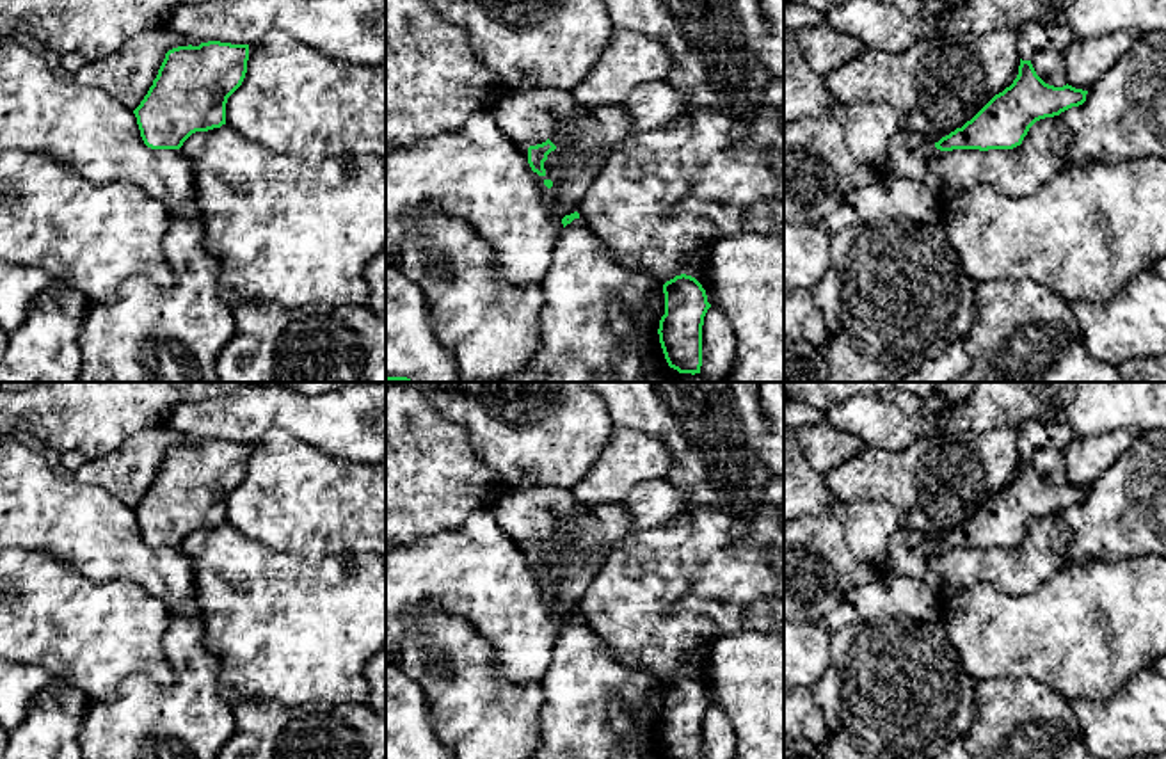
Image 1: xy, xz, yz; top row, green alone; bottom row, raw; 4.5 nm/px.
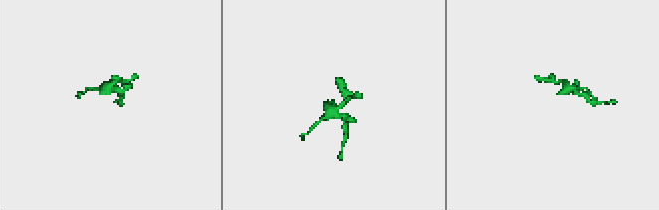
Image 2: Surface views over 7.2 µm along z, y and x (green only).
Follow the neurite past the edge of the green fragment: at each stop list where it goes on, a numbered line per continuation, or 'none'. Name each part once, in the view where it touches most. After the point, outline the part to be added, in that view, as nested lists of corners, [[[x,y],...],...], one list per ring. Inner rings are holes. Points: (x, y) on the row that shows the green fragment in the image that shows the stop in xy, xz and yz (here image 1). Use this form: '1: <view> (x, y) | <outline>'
1: xz (528, 116) | [[[553,87],[510,91],[492,114],[507,135],[528,148],[546,142],[560,123],[590,119],[588,107],[578,103],[571,91]]]

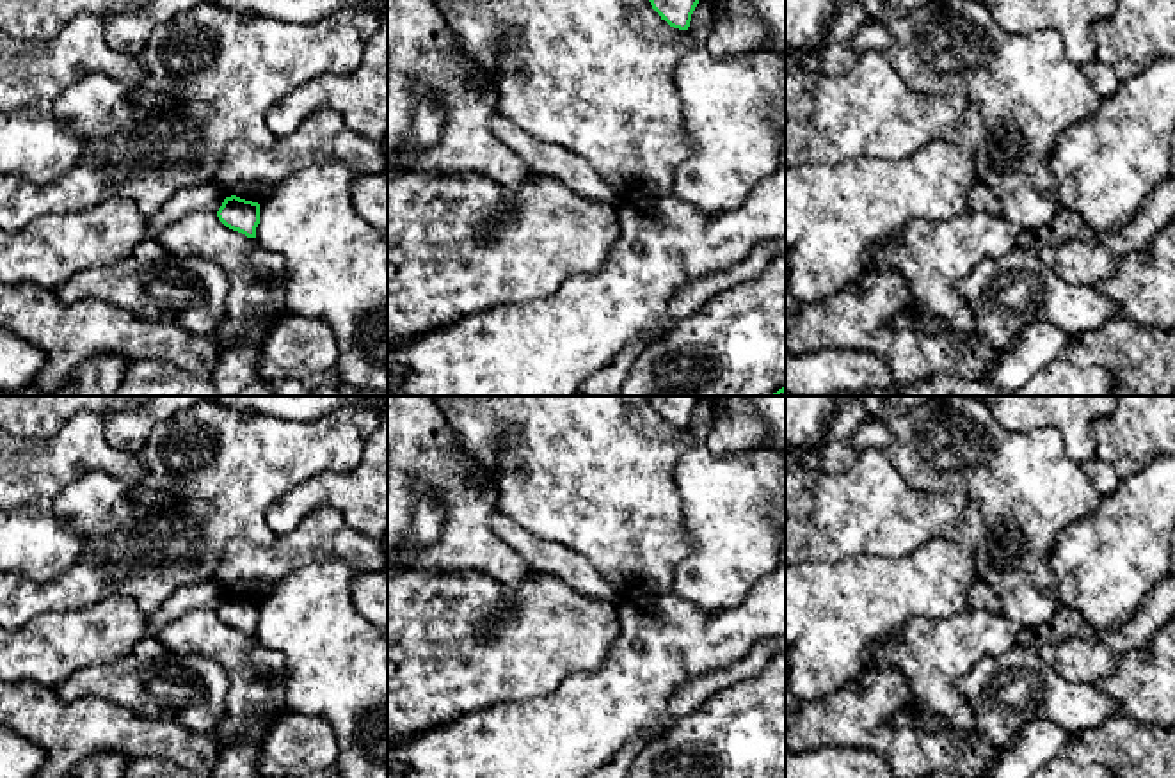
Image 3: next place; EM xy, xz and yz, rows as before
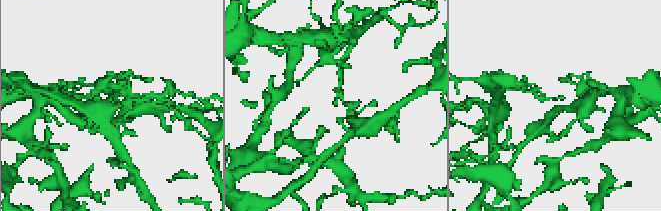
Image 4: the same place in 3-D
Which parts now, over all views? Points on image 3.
none

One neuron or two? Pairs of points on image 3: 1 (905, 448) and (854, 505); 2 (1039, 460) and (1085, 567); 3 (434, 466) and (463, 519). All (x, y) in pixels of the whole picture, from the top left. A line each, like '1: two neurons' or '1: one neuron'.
1: two neurons
2: two neurons
3: one neuron

